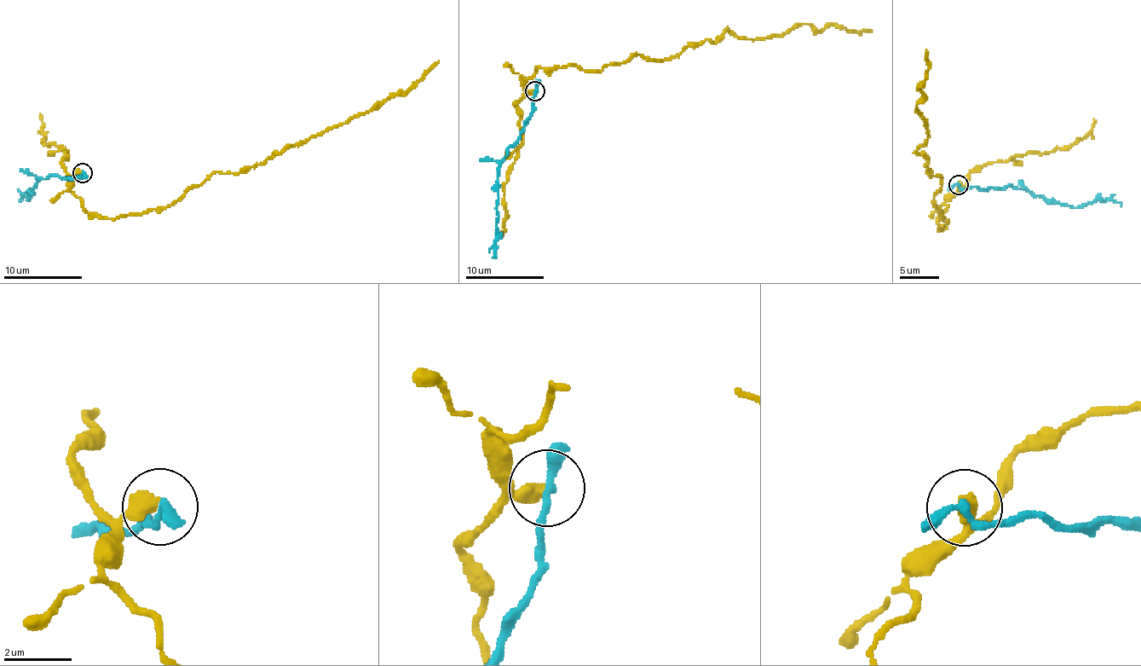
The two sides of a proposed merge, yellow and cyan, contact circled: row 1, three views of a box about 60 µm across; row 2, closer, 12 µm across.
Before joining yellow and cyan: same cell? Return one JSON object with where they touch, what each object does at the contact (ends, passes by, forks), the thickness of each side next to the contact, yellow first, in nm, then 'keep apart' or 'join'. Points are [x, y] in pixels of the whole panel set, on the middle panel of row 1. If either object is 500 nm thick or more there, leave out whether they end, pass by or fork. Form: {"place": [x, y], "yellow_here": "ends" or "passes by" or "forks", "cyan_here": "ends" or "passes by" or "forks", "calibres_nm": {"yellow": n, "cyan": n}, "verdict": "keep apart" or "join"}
{"place": [535, 90], "yellow_here": "ends", "cyan_here": "passes by", "calibres_nm": {"yellow": 480, "cyan": 240}, "verdict": "keep apart"}

